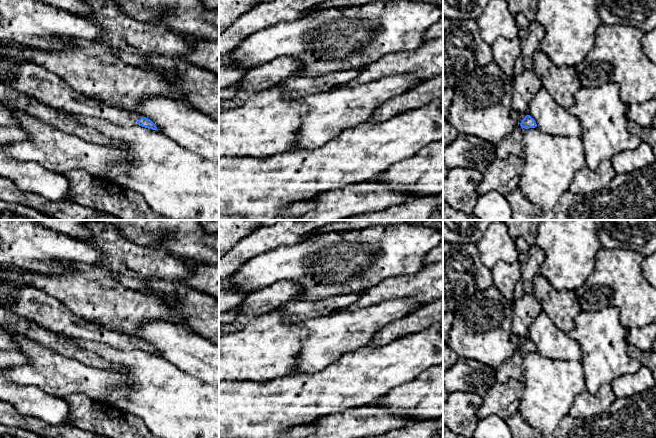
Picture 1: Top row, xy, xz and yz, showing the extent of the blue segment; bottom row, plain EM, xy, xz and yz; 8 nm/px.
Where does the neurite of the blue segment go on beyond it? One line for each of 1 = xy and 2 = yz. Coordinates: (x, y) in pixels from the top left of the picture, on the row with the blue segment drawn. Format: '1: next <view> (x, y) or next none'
1: next xy (33, 80)
2: next yz (519, 117)

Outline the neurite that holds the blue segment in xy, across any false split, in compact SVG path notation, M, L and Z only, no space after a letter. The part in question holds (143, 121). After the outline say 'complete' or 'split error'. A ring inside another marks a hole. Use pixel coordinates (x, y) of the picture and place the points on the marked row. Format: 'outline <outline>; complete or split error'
outline M9 58L0 60L0 68L13 74L13 80L5 84L56 110L108 120L122 126L139 125L157 130L156 125L140 113L83 95L60 76L34 63Z; split error

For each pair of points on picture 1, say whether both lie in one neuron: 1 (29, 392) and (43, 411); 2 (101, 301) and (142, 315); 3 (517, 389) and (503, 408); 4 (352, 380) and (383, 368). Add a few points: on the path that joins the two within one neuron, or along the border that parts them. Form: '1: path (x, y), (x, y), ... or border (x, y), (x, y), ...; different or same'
1: path (30, 397), (39, 406); same
2: path (111, 304), (122, 309), (132, 310); same
3: path (512, 394), (503, 403); same
4: path (360, 377), (375, 371); same

